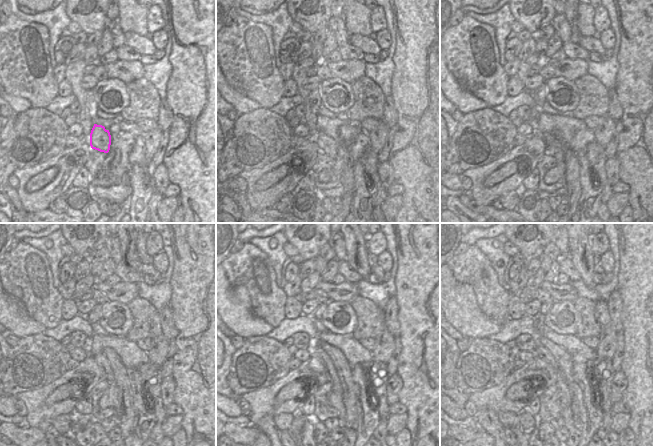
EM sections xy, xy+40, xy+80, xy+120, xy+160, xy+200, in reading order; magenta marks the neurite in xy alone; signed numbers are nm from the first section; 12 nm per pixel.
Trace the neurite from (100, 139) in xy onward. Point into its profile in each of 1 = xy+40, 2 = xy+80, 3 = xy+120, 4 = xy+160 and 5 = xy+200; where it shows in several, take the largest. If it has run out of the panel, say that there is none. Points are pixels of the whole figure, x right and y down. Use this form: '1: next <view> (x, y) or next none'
1: next xy+40 (327, 145)
2: next xy+80 (557, 174)
3: next xy+120 (110, 399)
4: next xy+160 (335, 400)
5: next xy+200 (567, 415)

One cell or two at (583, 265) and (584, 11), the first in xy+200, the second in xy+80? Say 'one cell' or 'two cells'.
two cells

